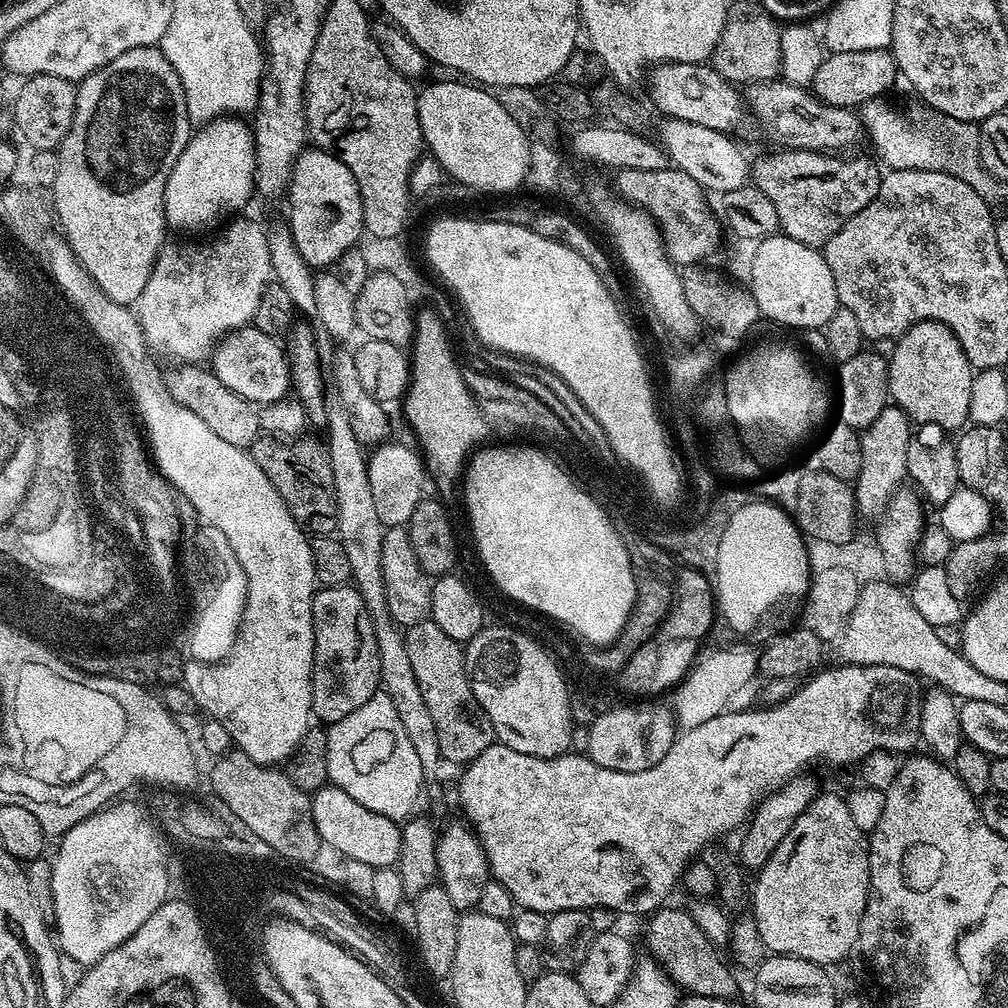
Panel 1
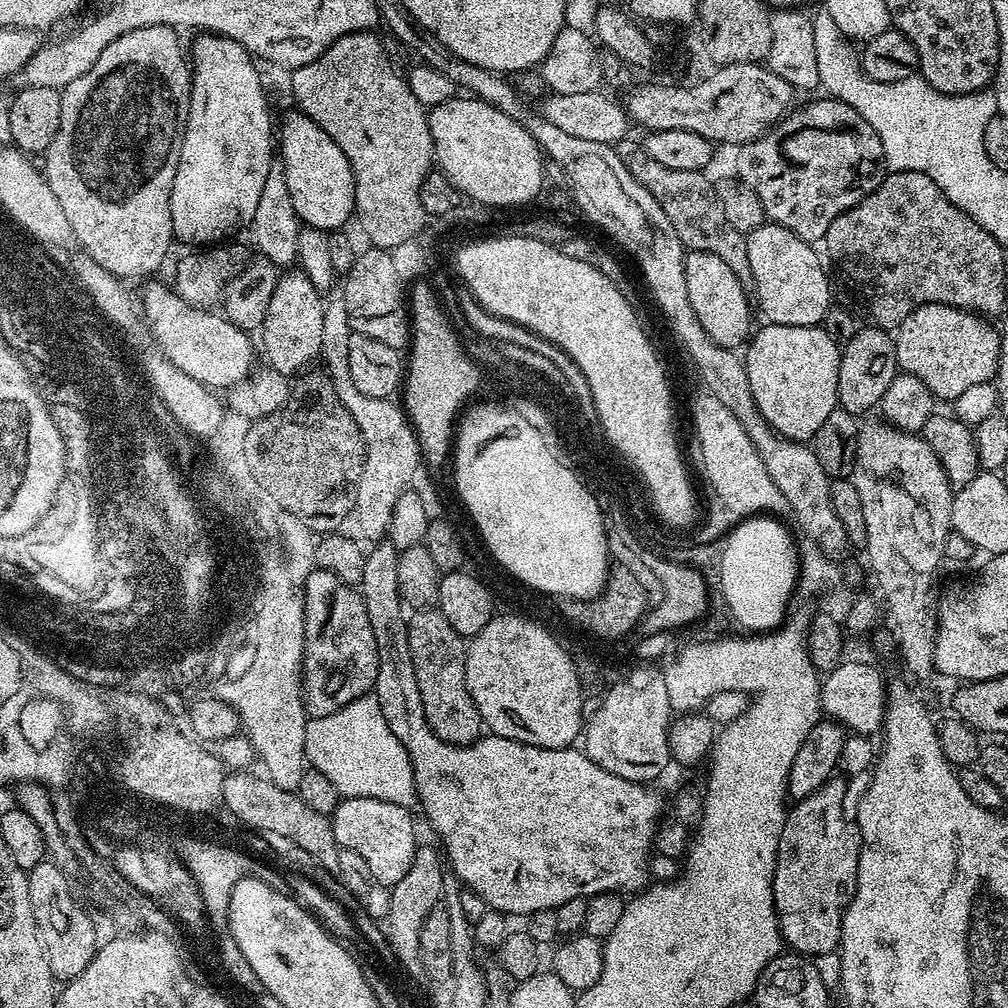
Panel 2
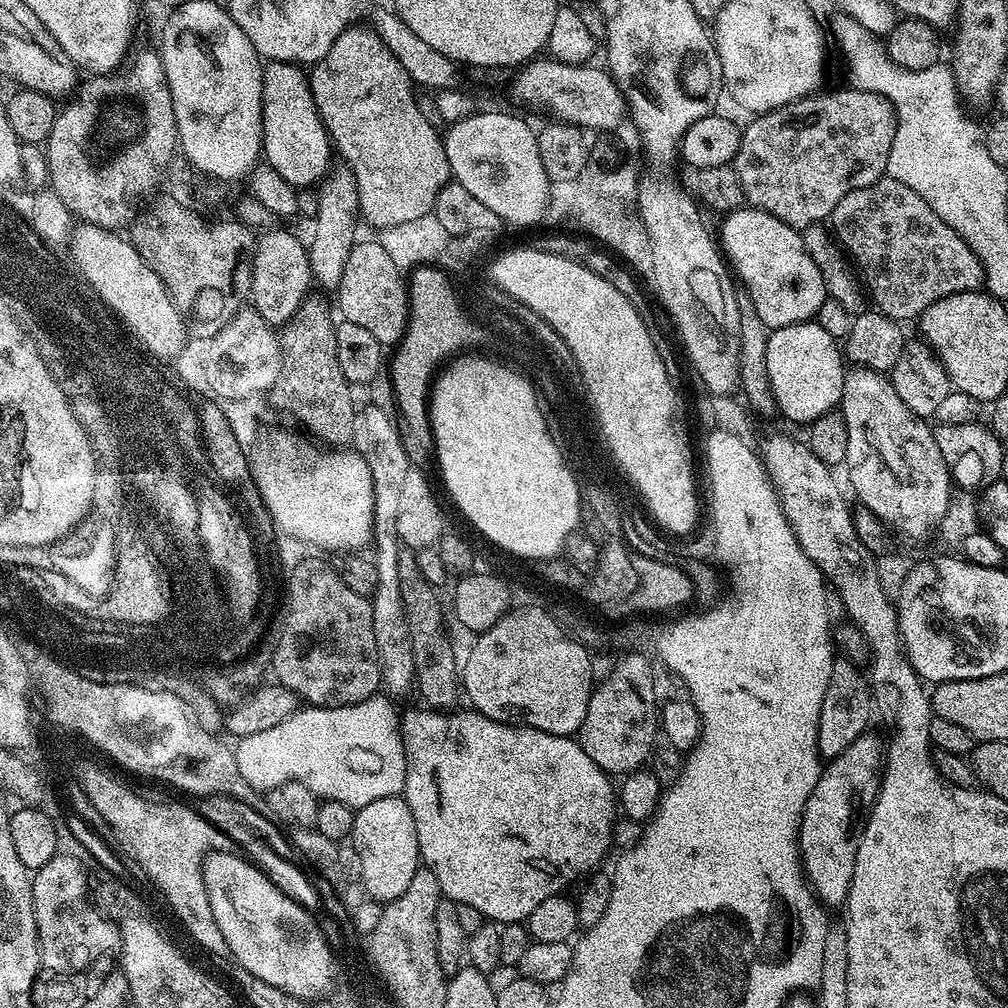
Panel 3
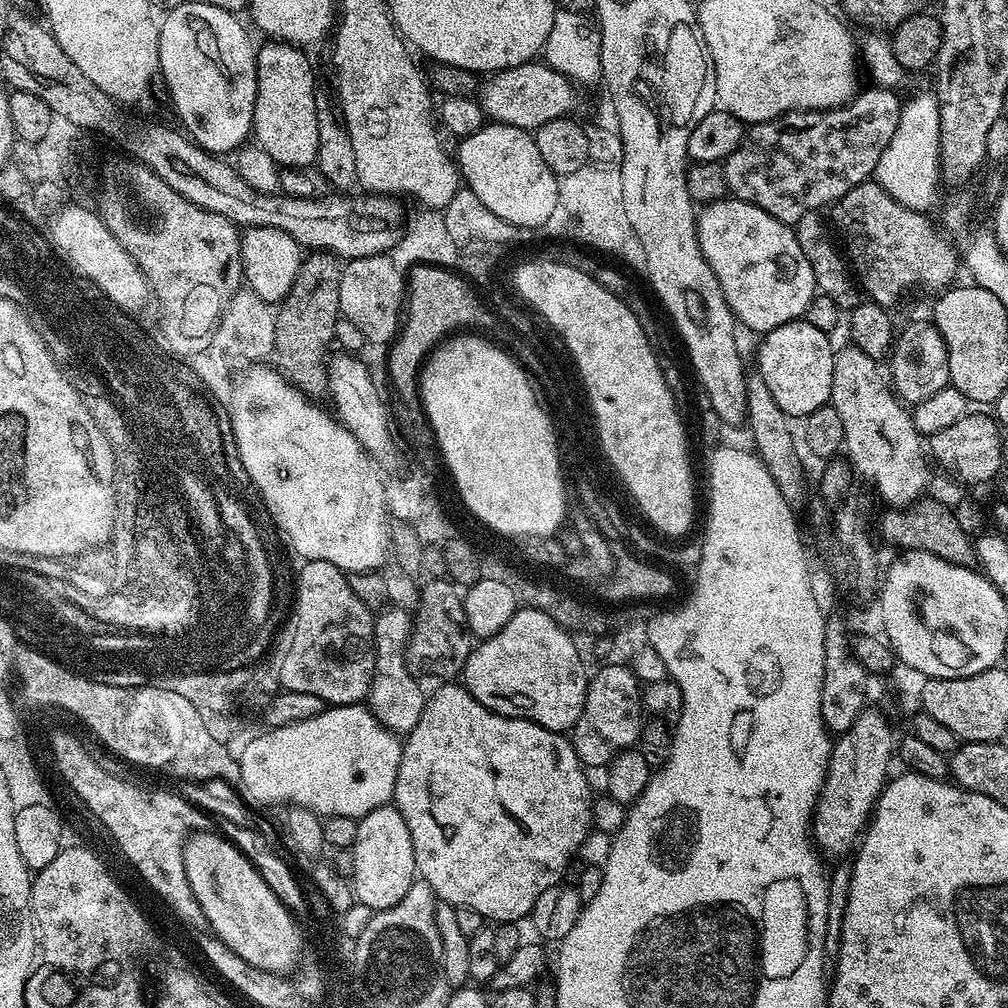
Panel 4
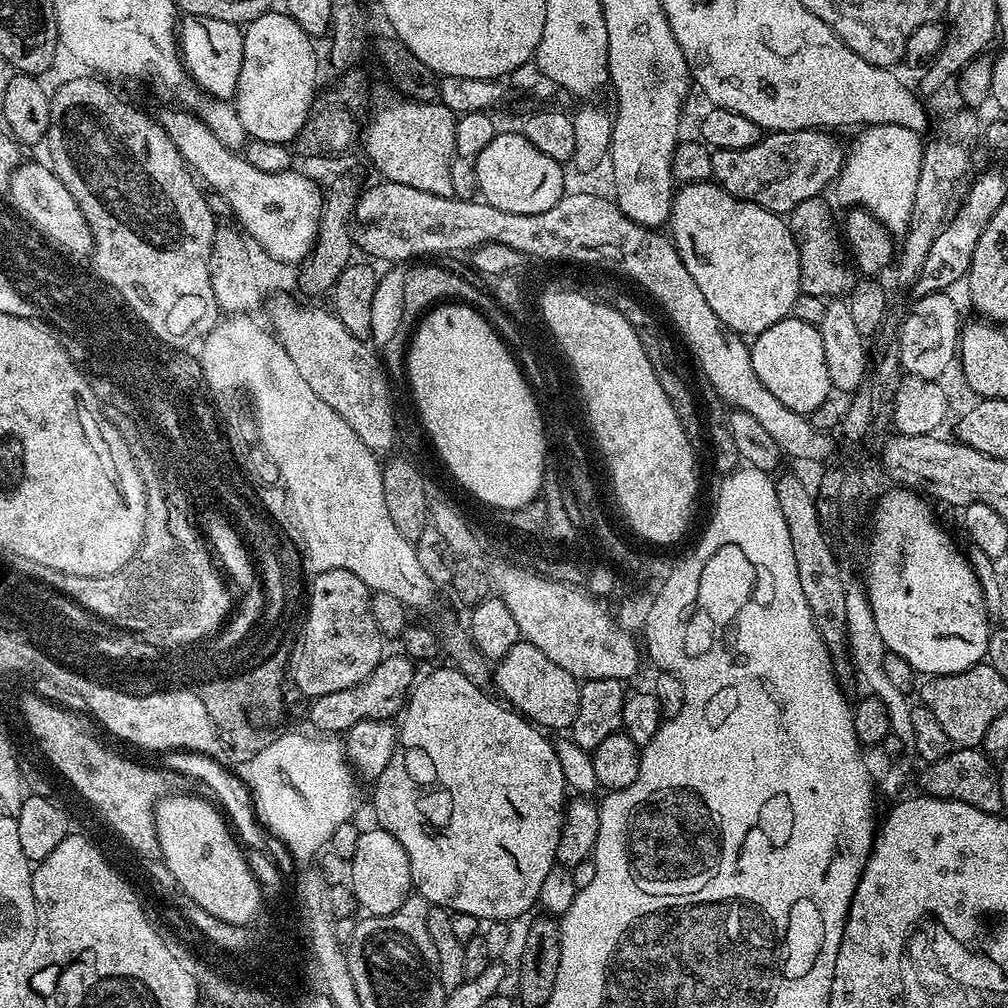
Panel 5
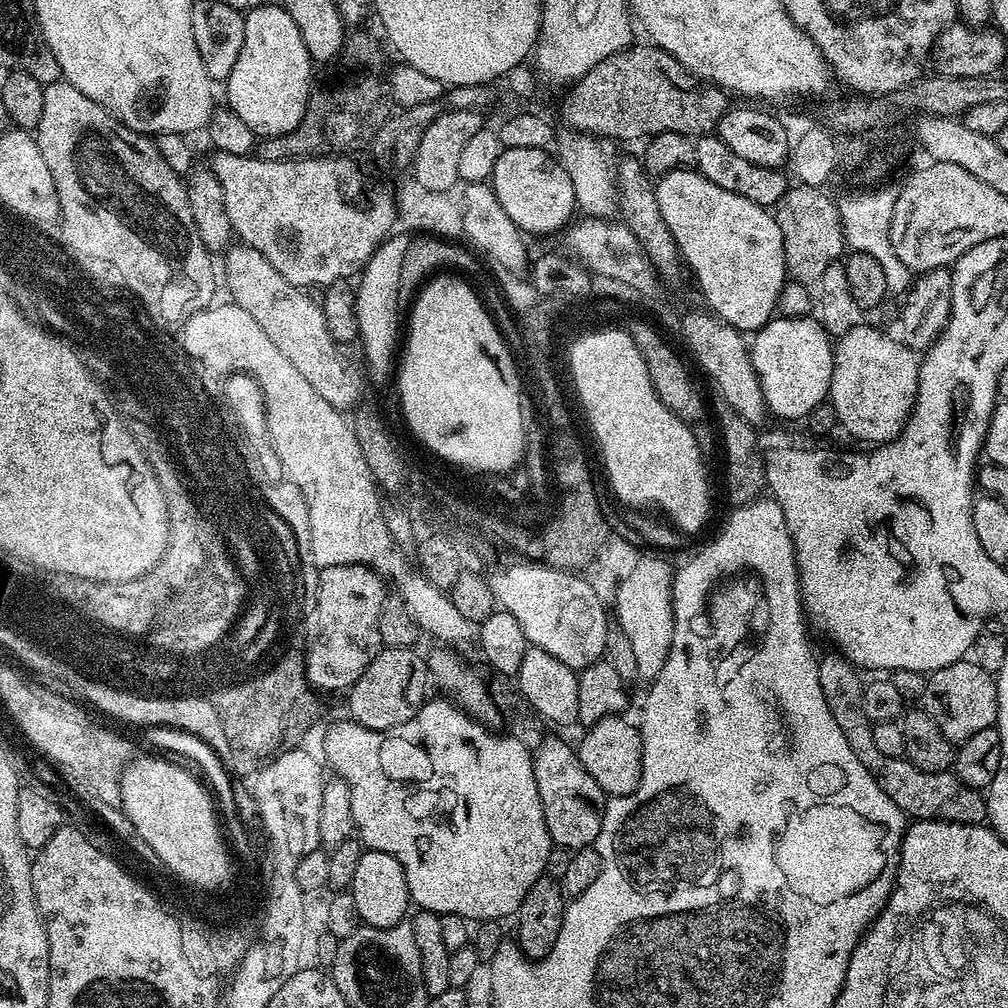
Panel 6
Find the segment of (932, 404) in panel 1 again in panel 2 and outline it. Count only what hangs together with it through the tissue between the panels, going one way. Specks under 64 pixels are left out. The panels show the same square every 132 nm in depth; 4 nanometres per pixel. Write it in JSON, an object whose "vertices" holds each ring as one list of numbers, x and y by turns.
{"vertices":[[927,304,918,306,905,318,900,327,895,329,896,362,900,372,908,372,914,378,922,378,937,401,954,402,970,386,978,382,992,382,1000,365,1000,332,992,329,985,317,968,312,965,308,955,308,945,304]]}

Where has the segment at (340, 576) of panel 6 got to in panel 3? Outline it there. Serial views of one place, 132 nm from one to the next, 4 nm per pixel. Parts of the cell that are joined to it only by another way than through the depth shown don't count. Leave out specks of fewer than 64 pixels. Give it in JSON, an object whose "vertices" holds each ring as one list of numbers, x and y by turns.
{"vertices":[[303,560,287,573,284,621,280,624,280,637,274,641,272,672,279,684,305,705,341,708,360,704,381,691,378,646,374,646,374,614,371,599,354,594,339,574,320,560]]}

